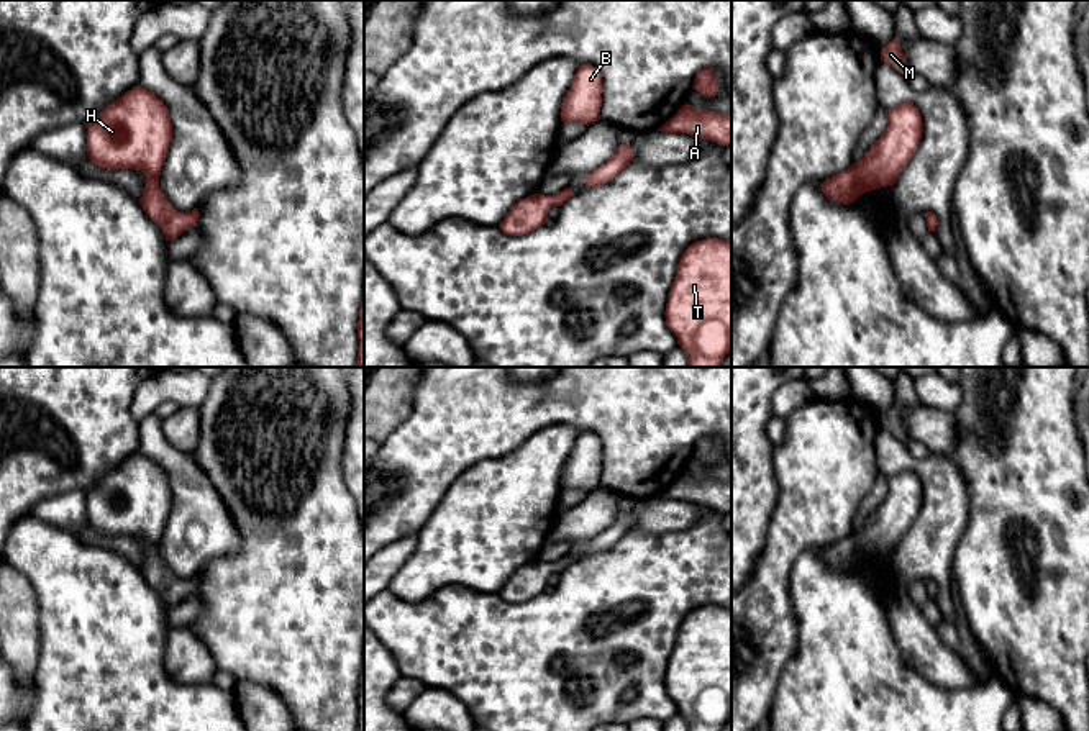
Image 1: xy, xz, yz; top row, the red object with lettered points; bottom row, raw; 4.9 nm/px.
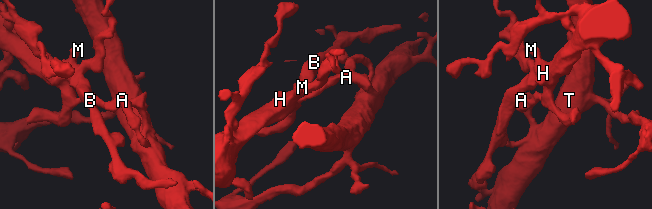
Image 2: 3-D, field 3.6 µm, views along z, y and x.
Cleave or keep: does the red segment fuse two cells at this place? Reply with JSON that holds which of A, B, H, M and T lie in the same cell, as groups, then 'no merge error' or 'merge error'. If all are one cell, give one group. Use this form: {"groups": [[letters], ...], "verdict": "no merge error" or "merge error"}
{"groups": [["A", "T"], ["B", "H", "M"]], "verdict": "merge error"}

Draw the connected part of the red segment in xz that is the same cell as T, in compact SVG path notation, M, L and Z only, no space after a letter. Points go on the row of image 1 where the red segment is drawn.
M707 238L681 256L668 293L666 325L689 356L689 367L718 367L731 351L731 243Z

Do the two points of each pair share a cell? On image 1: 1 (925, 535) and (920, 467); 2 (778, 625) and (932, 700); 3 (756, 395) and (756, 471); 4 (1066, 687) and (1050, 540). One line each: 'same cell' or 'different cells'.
1: same cell
2: same cell
3: same cell
4: same cell

